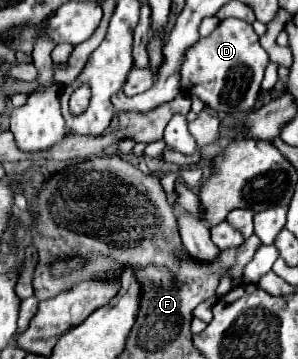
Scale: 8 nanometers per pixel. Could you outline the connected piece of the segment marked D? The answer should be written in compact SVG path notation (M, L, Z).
M225 18L207 38L201 38L187 50L181 64L181 92L195 92L215 112L249 112L257 104L267 64L269 56L261 48L259 36L255 34L253 26L237 18Z

